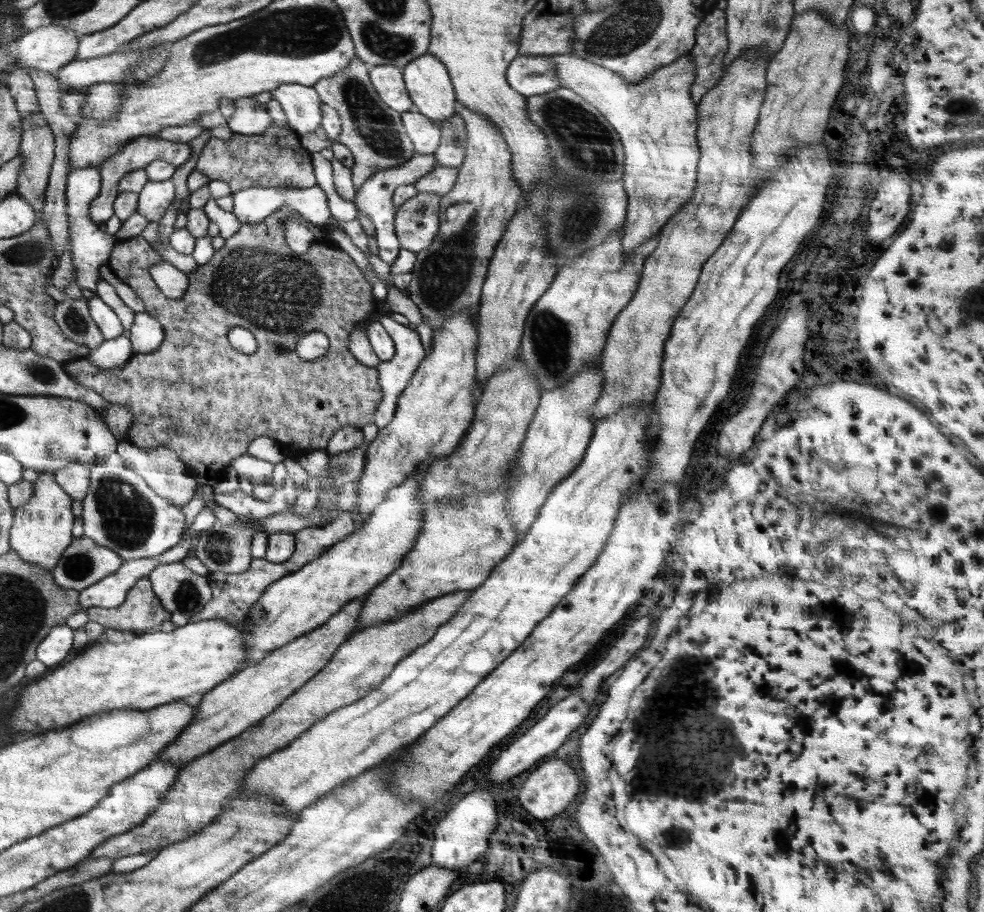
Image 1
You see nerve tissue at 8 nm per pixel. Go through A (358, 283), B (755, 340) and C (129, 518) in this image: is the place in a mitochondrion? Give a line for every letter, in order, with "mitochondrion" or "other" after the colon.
A: other
B: other
C: mitochondrion

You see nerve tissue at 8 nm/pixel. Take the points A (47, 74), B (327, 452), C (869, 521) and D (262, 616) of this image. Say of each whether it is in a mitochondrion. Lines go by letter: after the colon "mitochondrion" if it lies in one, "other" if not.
A: other
B: other
C: other
D: mitochondrion

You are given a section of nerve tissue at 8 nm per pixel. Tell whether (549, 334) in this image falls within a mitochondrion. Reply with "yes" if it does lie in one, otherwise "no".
yes

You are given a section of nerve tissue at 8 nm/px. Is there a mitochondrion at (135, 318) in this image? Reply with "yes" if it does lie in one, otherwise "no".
no

